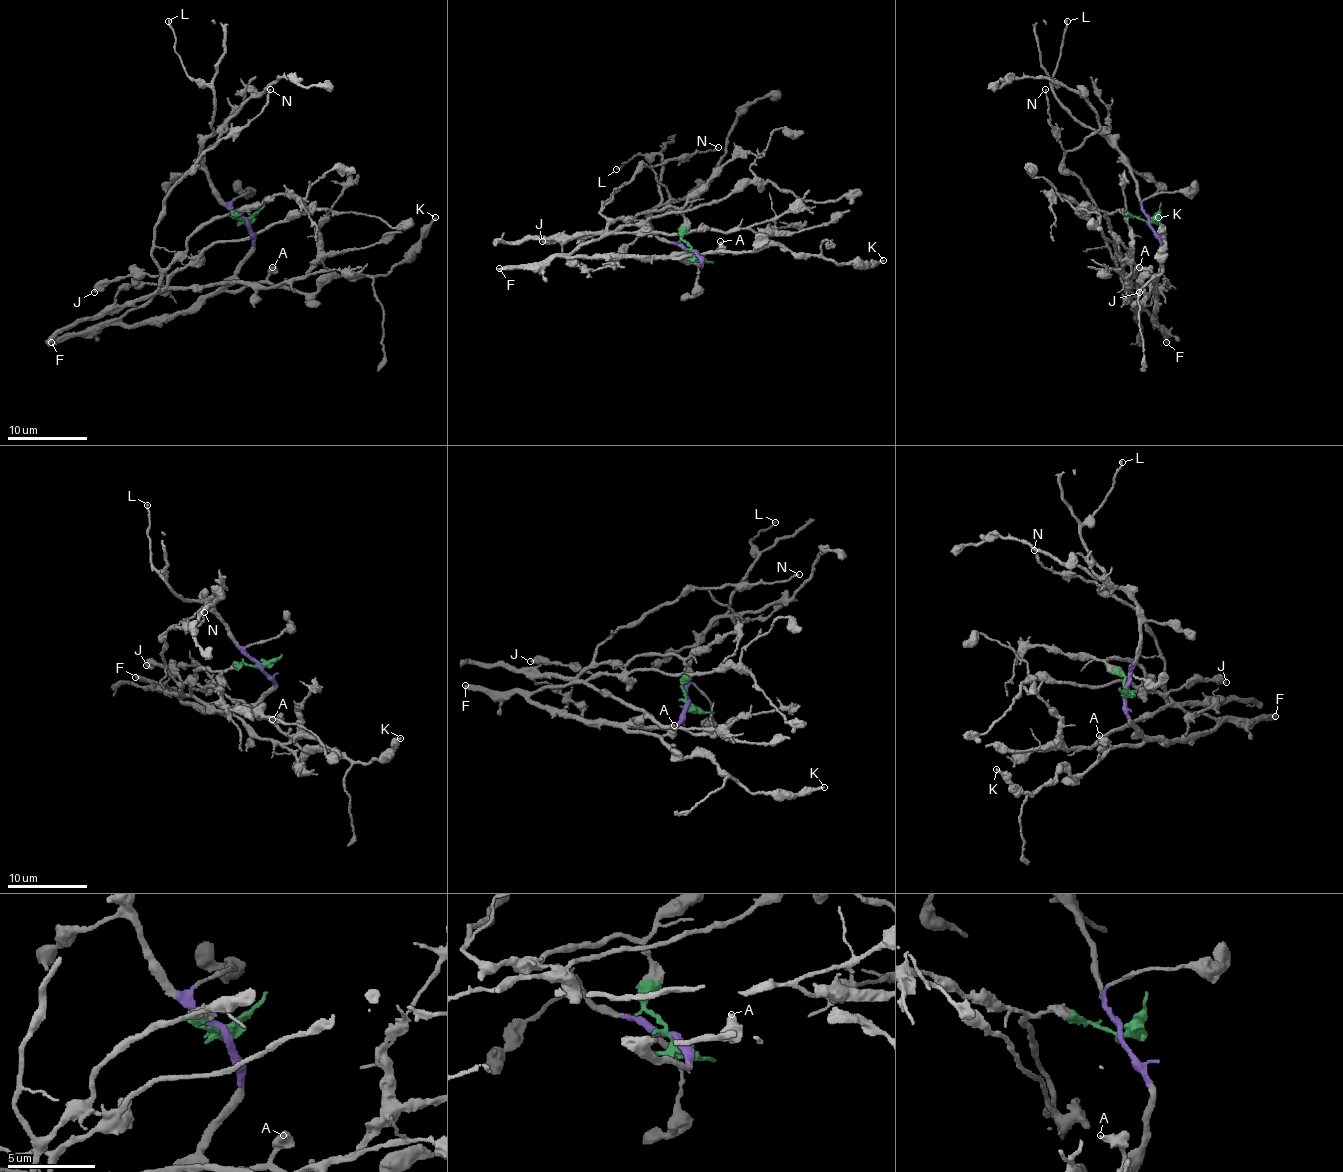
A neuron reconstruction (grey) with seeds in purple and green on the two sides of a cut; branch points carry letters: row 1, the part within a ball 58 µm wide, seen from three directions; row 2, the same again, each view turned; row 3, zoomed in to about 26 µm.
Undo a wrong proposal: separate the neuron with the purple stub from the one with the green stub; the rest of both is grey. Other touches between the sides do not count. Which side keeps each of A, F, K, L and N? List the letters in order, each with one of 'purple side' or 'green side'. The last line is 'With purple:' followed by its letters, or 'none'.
A: purple side
F: purple side
K: purple side
L: purple side
N: green side
With purple: A, F, K, L

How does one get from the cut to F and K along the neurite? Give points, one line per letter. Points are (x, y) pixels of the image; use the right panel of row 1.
F: (1149, 221), (1163, 255), (1161, 273), (1155, 283), (1155, 324), (1167, 342)
K: (1149, 221), (1163, 255), (1157, 289), (1151, 283), (1147, 293), (1147, 277), (1159, 275), (1159, 217)

